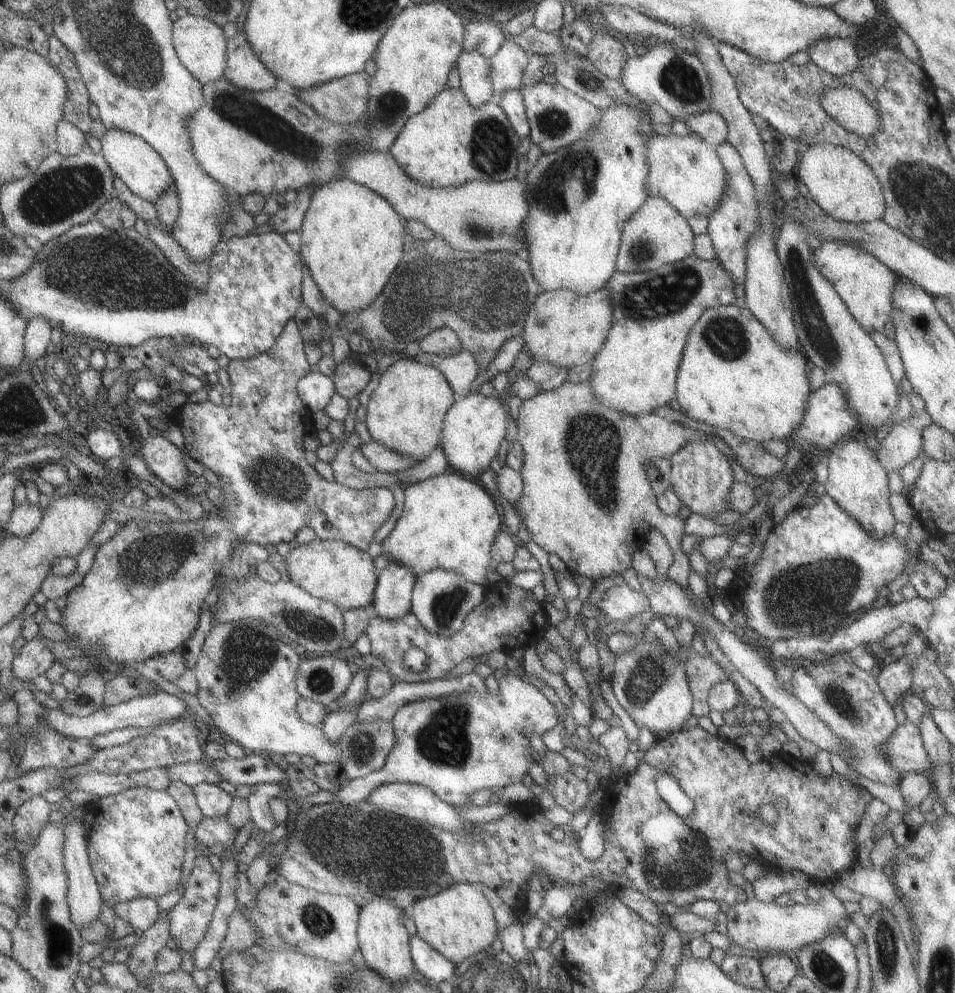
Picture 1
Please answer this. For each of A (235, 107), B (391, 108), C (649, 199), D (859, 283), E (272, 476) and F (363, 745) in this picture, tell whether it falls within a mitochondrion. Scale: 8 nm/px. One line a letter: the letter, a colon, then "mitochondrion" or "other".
A: mitochondrion
B: mitochondrion
C: other
D: other
E: mitochondrion
F: mitochondrion

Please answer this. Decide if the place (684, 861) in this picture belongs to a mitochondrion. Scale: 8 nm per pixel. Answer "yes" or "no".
yes

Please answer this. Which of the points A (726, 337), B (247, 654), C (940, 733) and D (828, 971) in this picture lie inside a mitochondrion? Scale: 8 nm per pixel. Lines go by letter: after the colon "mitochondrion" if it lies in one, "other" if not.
A: mitochondrion
B: mitochondrion
C: other
D: mitochondrion

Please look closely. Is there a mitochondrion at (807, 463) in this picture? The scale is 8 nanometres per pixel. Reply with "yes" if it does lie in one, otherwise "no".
no

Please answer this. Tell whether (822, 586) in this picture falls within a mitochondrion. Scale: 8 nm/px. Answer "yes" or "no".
yes

